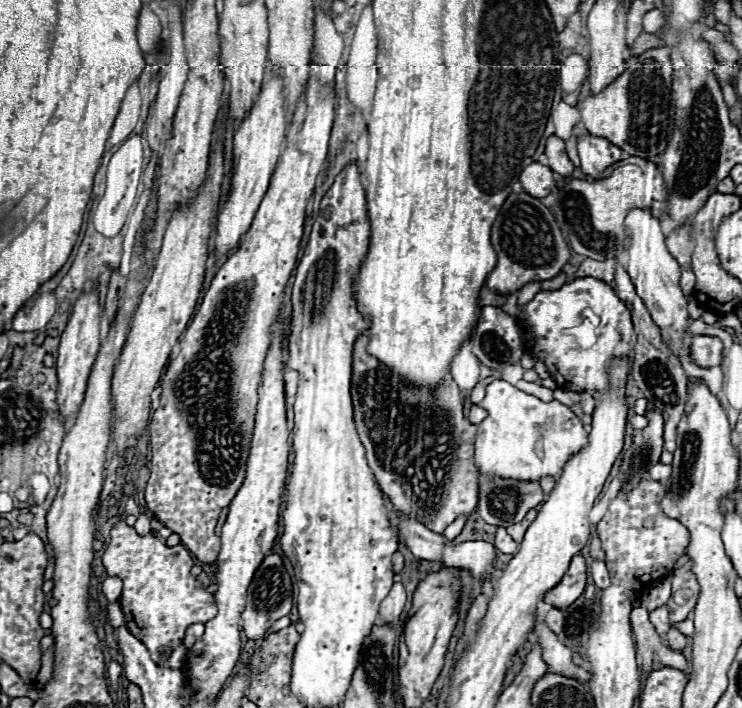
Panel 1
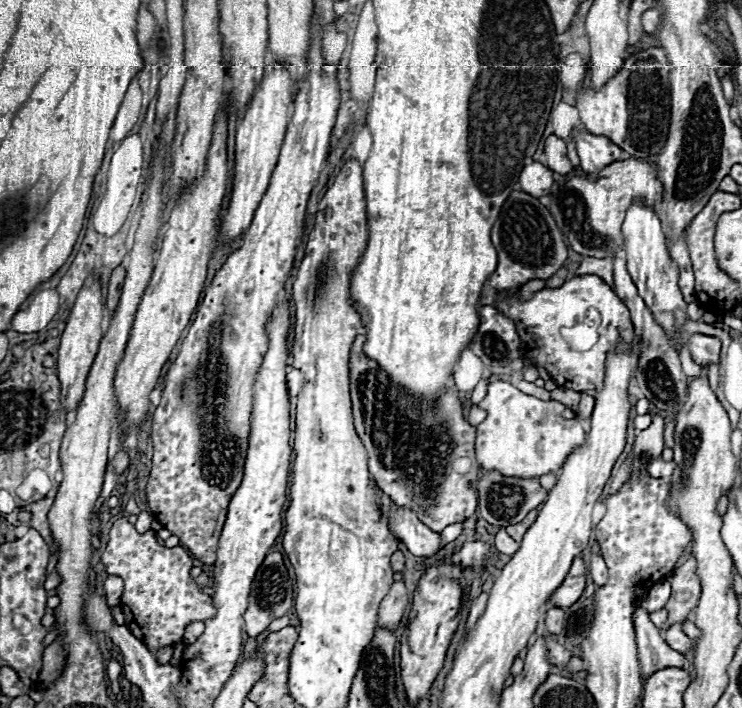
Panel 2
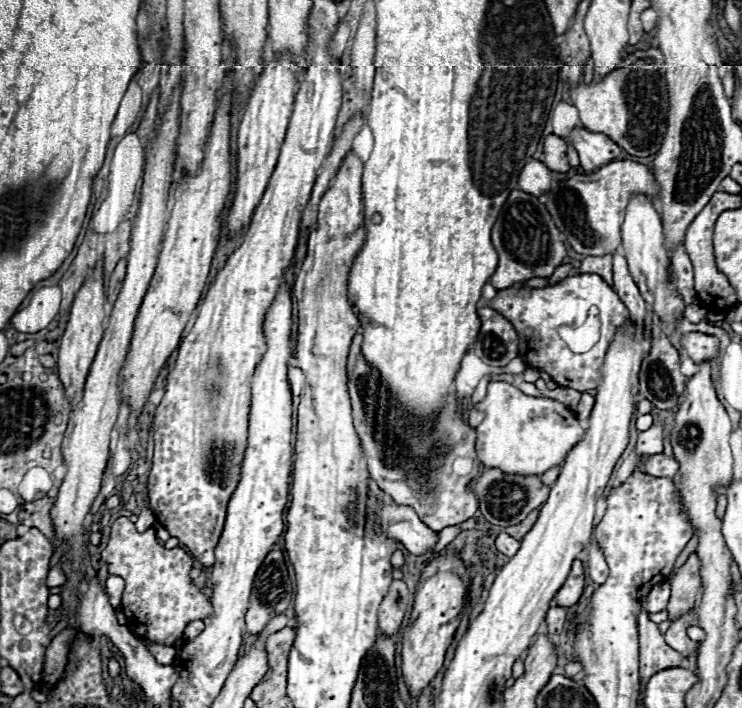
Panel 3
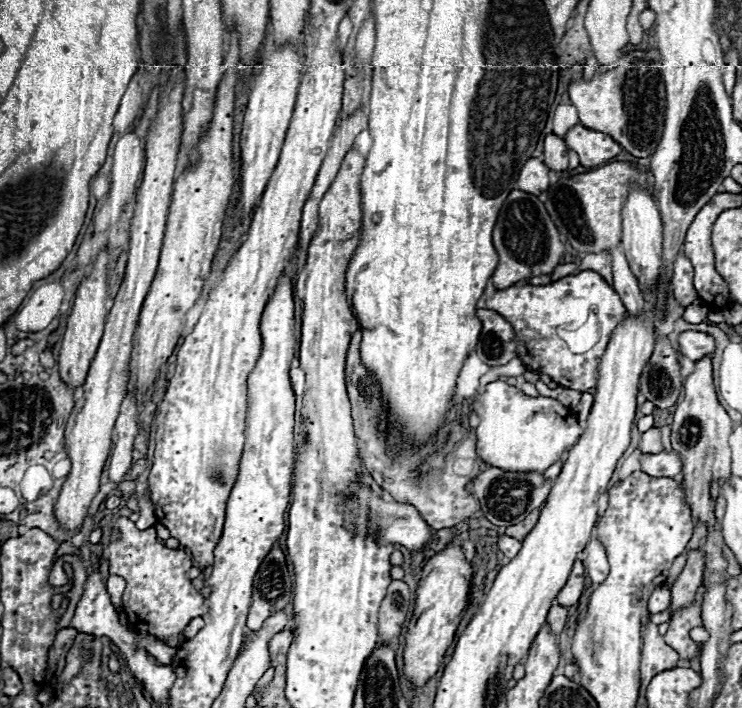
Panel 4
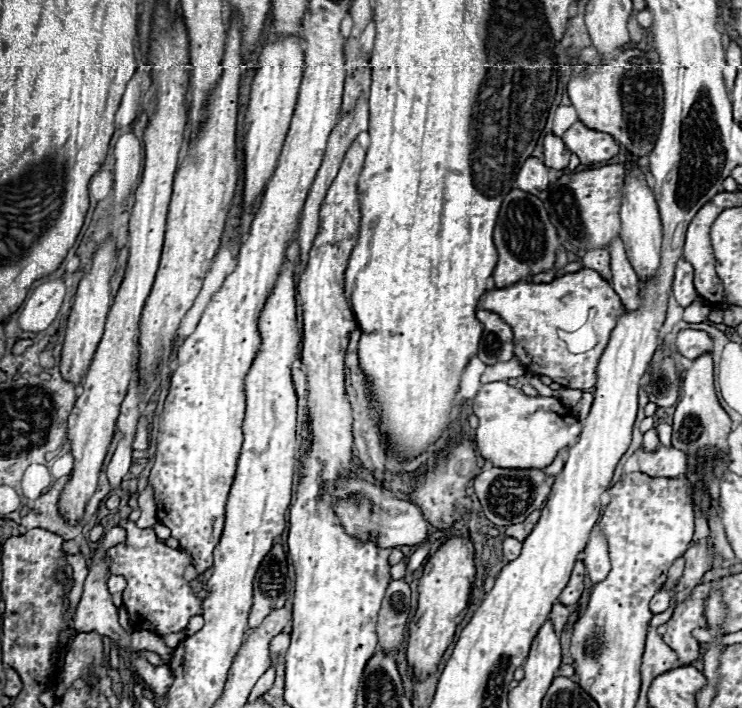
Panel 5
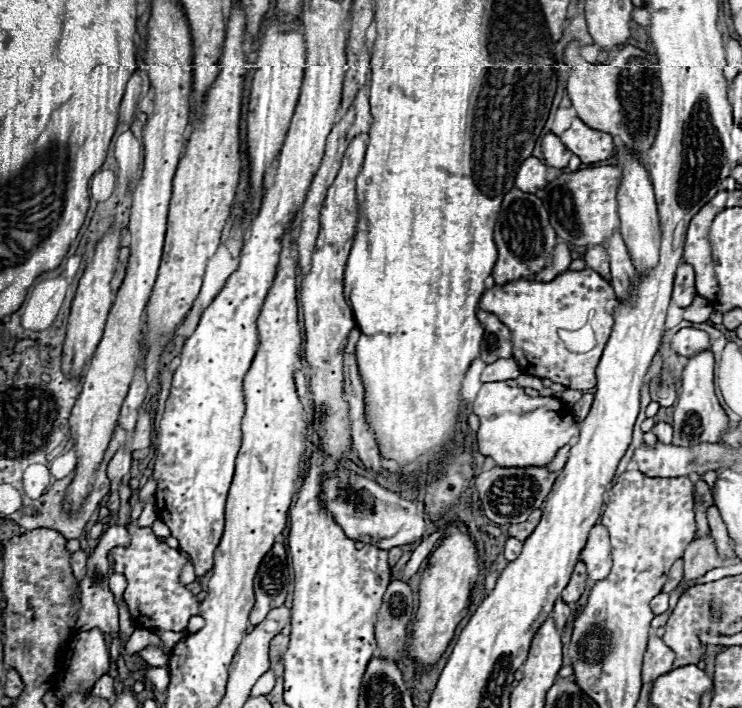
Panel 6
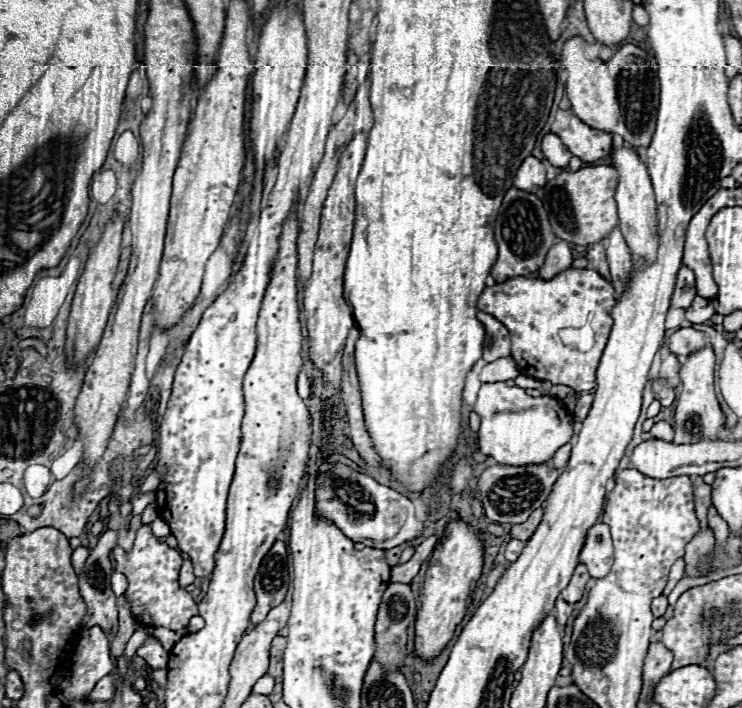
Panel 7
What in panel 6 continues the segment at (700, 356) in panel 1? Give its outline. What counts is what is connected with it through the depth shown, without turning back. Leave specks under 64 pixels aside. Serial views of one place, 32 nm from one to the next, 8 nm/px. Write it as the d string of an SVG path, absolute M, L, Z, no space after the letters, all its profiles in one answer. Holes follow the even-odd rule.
M682 328L678 330L674 336L672 336L672 342L670 342L672 350L680 356L694 356L698 352L702 352L702 348L710 348L710 340L708 340L708 334L702 332L702 330L696 330L696 328Z

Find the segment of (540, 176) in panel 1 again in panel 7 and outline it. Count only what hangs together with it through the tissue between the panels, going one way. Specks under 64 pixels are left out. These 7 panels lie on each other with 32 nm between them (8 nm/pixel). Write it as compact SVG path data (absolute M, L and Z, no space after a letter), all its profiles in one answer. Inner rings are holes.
M528 156L520 168L516 170L514 176L514 186L518 190L526 190L532 192L534 188L542 188L542 184L546 184L546 170L542 166L542 162L534 156Z

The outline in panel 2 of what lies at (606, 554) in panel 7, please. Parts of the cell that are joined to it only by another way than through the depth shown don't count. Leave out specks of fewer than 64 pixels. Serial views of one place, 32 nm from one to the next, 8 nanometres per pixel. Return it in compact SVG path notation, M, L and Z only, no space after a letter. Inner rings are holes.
M594 552L590 554L590 576L592 576L596 586L606 584L606 580L608 580L608 568L604 564L604 558L600 554L594 554Z

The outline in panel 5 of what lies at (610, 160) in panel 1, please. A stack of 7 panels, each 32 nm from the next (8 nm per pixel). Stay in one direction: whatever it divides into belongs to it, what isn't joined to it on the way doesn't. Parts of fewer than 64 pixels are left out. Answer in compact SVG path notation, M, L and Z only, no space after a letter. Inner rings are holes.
M580 120L574 122L564 134L562 140L570 152L574 152L582 164L594 164L610 160L618 154L618 144L610 134L592 130Z

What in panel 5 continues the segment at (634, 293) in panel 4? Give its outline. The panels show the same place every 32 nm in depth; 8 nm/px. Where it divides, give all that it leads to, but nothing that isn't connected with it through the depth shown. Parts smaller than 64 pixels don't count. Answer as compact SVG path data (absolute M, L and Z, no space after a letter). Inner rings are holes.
M614 238L608 246L608 252L610 252L610 266L612 266L612 288L620 296L622 304L626 308L634 310L640 304L640 300L638 300L638 276L636 276L632 264L628 262L622 240Z

